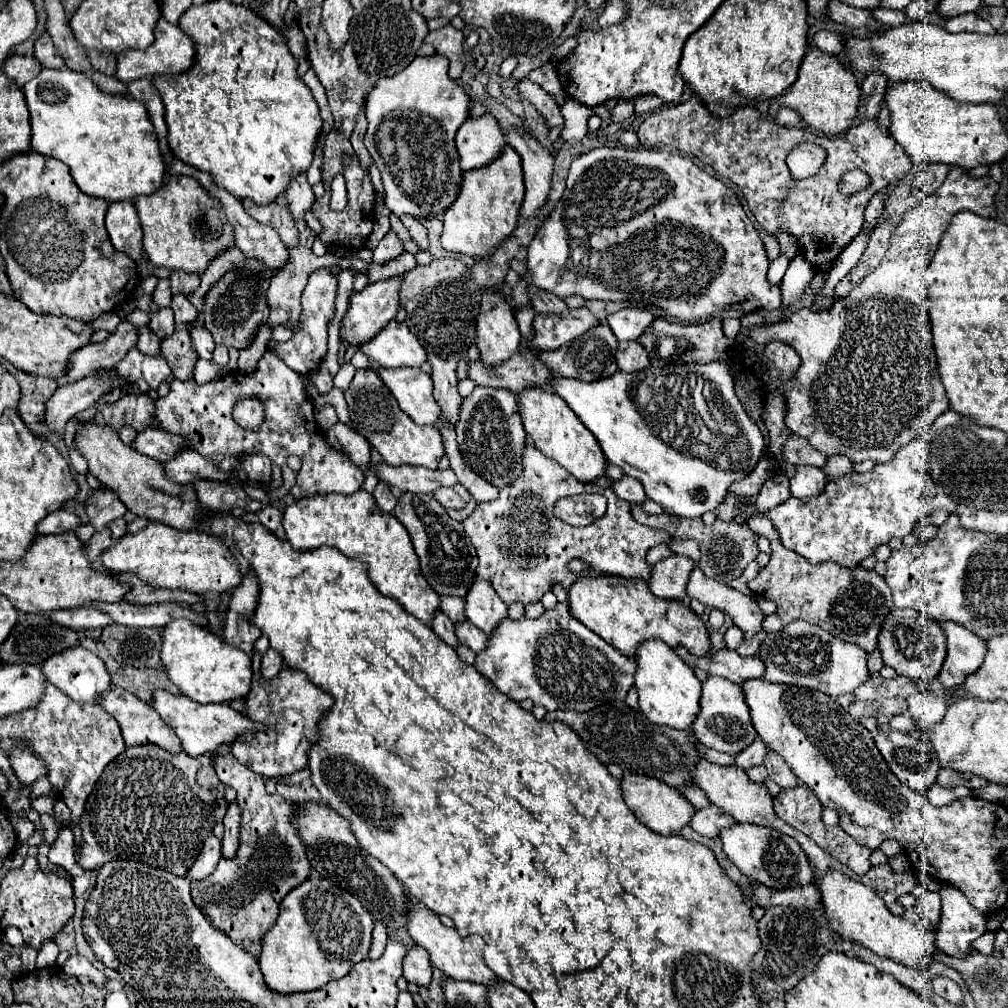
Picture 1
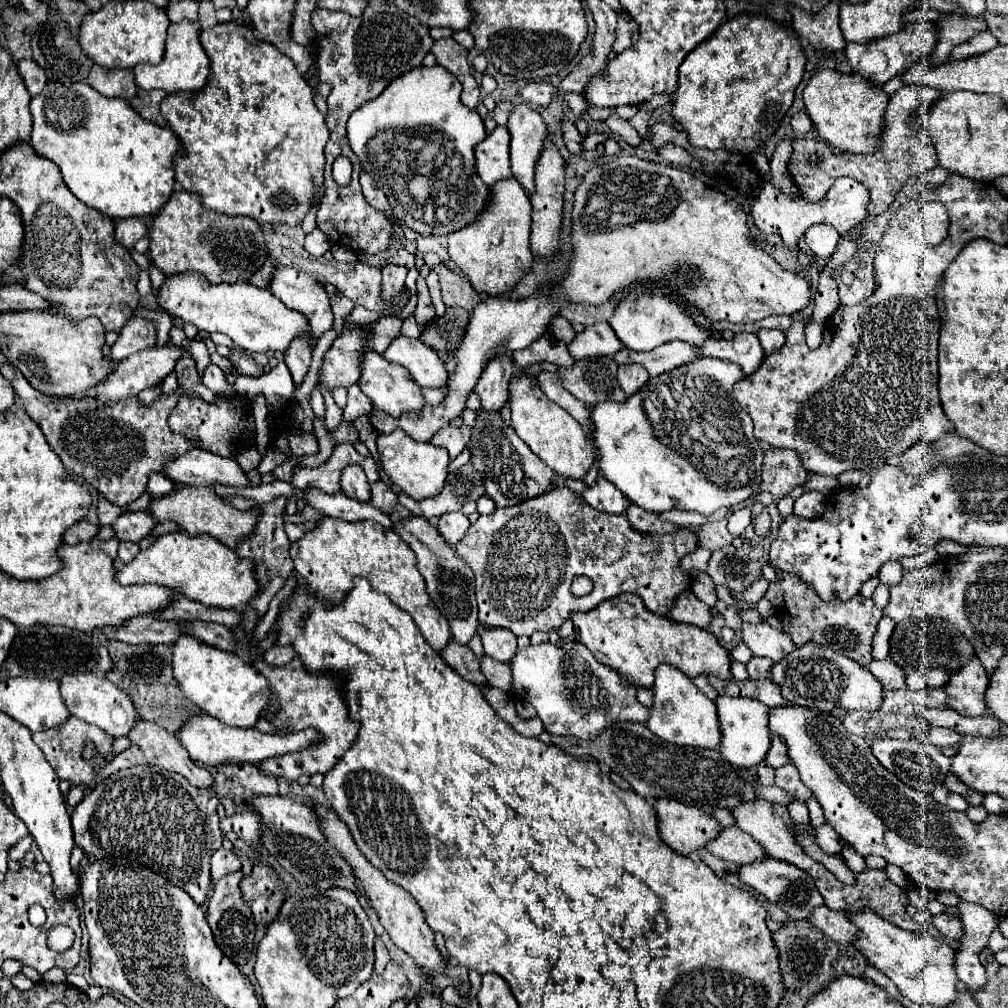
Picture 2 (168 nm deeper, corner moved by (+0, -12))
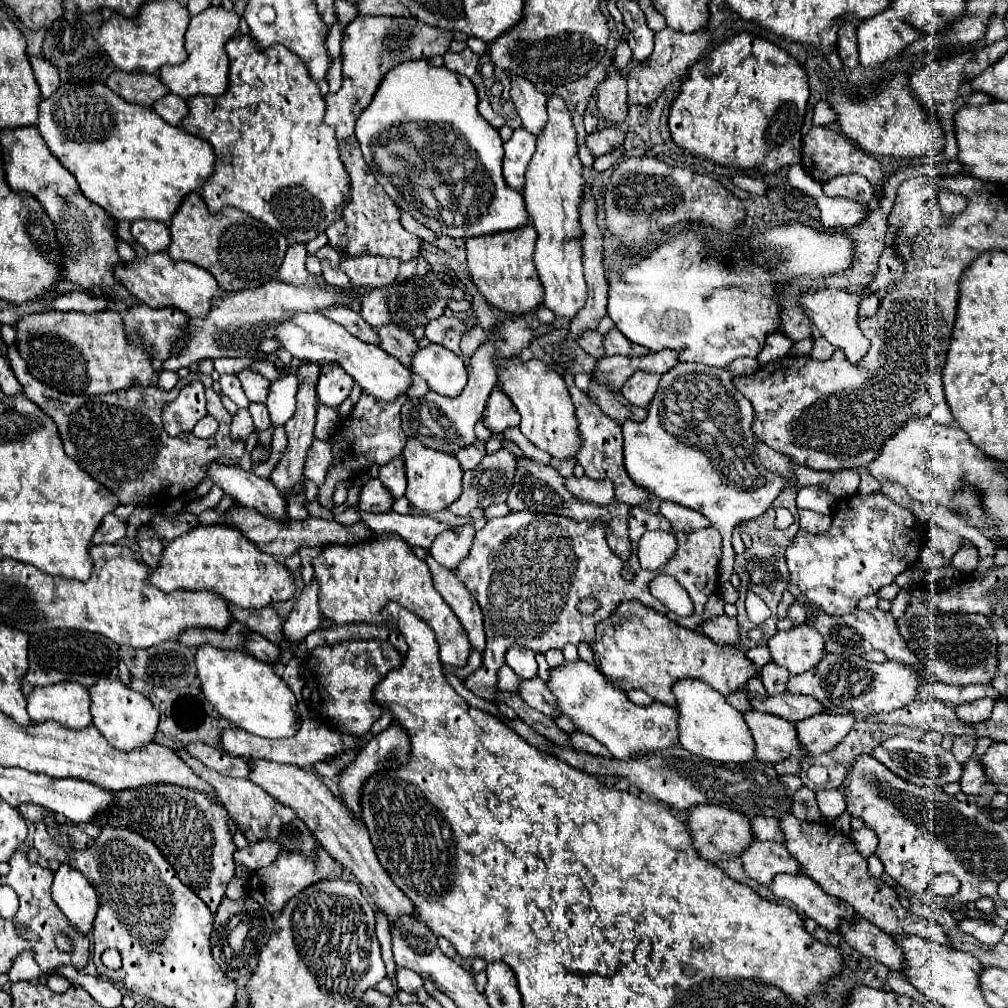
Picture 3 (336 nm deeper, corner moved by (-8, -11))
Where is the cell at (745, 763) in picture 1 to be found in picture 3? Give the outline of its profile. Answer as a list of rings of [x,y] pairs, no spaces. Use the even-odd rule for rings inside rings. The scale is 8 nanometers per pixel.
[[[819,713],[819,717],[809,717],[807,721],[797,721],[797,737],[799,747],[805,755],[817,757],[821,753],[831,751],[835,745],[843,741],[843,737],[853,727],[853,715],[829,715]]]

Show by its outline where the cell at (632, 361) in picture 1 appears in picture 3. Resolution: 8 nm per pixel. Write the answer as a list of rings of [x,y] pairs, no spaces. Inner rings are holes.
[[[635,371],[629,381],[623,385],[621,393],[625,395],[627,401],[631,401],[637,407],[647,407],[657,391],[659,375],[657,373],[647,373],[647,371]]]

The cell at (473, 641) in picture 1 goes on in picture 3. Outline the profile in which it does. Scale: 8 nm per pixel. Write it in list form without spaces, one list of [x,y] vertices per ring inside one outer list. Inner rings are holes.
[[[531,677],[527,681],[519,681],[517,693],[529,707],[545,713],[547,717],[559,715],[559,711],[555,709],[555,697],[549,693],[549,689],[545,687],[545,681],[541,677]]]

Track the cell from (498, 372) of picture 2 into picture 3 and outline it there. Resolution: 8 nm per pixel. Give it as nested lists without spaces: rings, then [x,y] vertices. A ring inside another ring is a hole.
[[[495,385],[495,389],[489,395],[489,401],[483,411],[483,423],[487,425],[489,431],[495,433],[503,433],[507,427],[519,425],[519,413],[515,405],[499,385]]]

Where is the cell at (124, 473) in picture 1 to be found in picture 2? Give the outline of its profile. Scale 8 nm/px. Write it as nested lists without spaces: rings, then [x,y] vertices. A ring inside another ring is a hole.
[[[181,486],[181,490],[175,490],[159,500],[155,500],[151,506],[151,516],[157,518],[159,522],[175,520],[179,524],[179,528],[185,530],[187,534],[191,534],[191,536],[209,534],[229,548],[237,548],[237,544],[255,530],[257,520],[259,520],[257,512],[253,512],[253,510],[241,512],[241,510],[233,508],[231,504],[223,502],[215,494],[213,488],[197,488],[197,486],[189,486],[189,488]]]

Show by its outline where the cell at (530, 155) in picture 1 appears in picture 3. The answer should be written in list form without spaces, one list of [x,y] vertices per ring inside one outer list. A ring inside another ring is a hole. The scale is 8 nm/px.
[[[511,75],[511,99],[523,121],[523,127],[539,137],[547,121],[547,95],[537,91],[535,85],[523,77]]]

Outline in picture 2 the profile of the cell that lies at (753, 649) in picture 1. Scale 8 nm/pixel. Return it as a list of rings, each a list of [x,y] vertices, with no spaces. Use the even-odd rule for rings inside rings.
[[[753,656],[751,662],[747,664],[747,670],[749,670],[749,676],[753,680],[765,680],[765,678],[769,678],[771,666],[773,666],[773,662],[769,658],[757,658],[757,656]]]

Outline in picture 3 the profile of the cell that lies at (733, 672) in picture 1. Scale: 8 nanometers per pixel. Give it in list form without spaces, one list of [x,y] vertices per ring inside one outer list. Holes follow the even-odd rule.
[[[741,689],[741,691],[747,695],[753,709],[779,715],[783,719],[789,719],[791,723],[813,717],[817,713],[823,713],[823,705],[819,701],[815,701],[813,697],[801,695],[801,693],[787,691],[787,693],[781,693],[779,697],[769,697],[769,695],[753,693],[749,689]]]

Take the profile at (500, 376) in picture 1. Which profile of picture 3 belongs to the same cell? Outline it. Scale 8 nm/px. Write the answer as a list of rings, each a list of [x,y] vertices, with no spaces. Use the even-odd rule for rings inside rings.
[[[575,385],[569,387],[569,393],[573,397],[575,413],[579,417],[579,433],[581,433],[581,451],[577,453],[577,463],[583,465],[585,475],[591,479],[611,479],[615,483],[615,497],[627,505],[641,505],[647,501],[649,493],[645,489],[639,489],[629,477],[623,467],[623,437],[621,427],[611,421],[583,391],[579,391]]]

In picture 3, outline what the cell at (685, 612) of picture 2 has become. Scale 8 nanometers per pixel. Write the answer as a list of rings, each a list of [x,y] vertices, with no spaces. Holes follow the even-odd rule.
[[[719,615],[719,617],[713,617],[709,621],[703,621],[701,631],[719,645],[725,645],[725,643],[737,645],[737,639],[739,639],[737,619],[727,617],[727,615]]]

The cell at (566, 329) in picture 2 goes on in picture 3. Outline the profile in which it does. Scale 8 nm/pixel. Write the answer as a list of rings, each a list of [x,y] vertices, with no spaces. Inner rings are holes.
[[[583,331],[579,337],[577,337],[577,345],[583,347],[583,351],[587,351],[589,355],[601,359],[605,353],[603,353],[603,335],[599,335],[597,331]]]

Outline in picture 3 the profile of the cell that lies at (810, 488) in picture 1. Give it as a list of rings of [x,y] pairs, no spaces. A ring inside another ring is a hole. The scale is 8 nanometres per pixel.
[[[799,509],[799,523],[801,529],[809,533],[825,533],[831,525],[831,517],[823,513],[815,513],[811,509]]]

